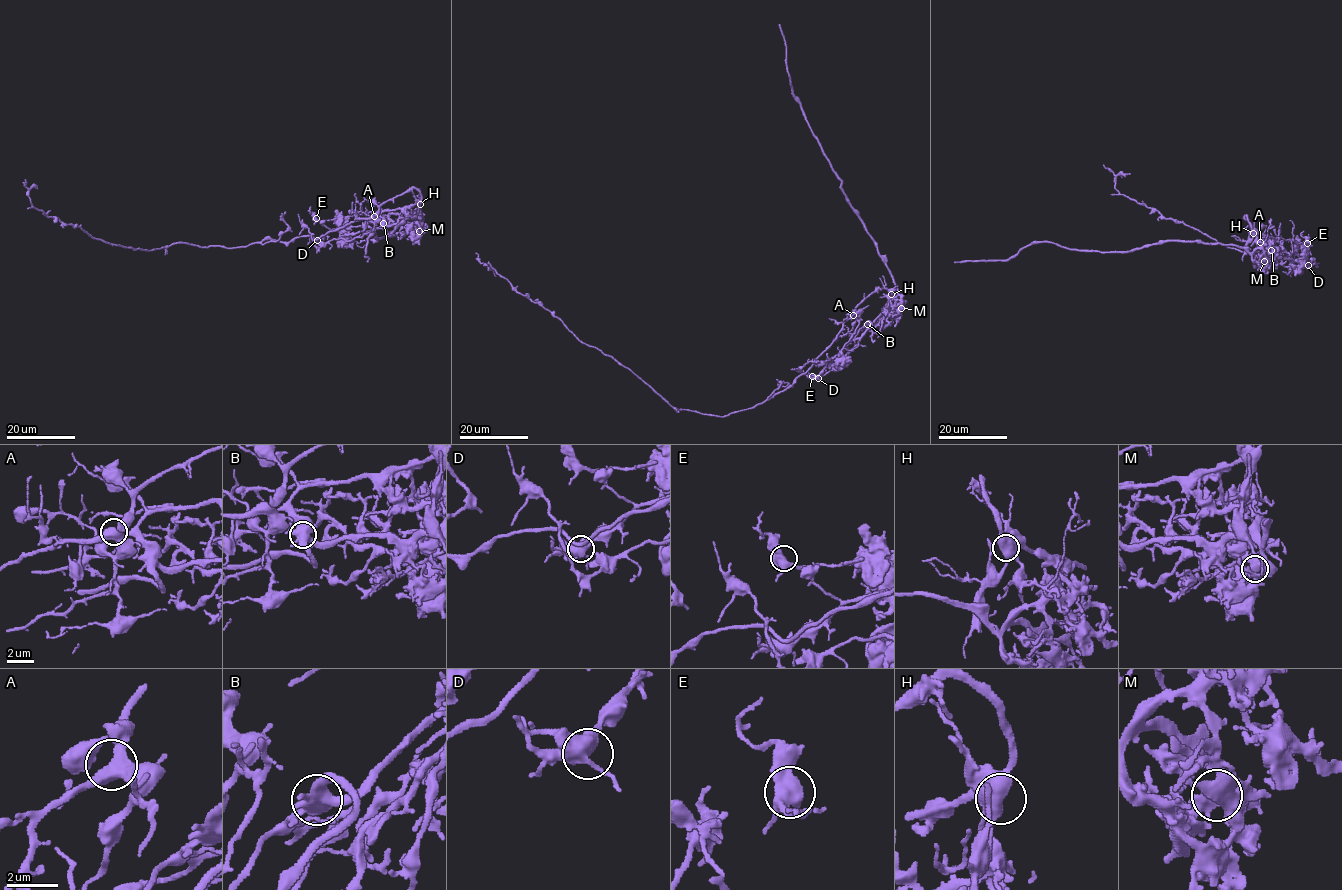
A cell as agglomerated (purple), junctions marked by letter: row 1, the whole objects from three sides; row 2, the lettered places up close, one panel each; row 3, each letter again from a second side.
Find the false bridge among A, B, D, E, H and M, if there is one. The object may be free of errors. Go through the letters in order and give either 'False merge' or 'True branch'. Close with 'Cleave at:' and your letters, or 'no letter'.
A: True branch
B: False merge
D: True branch
E: True branch
H: True branch
M: True branch
Cleave at: B

